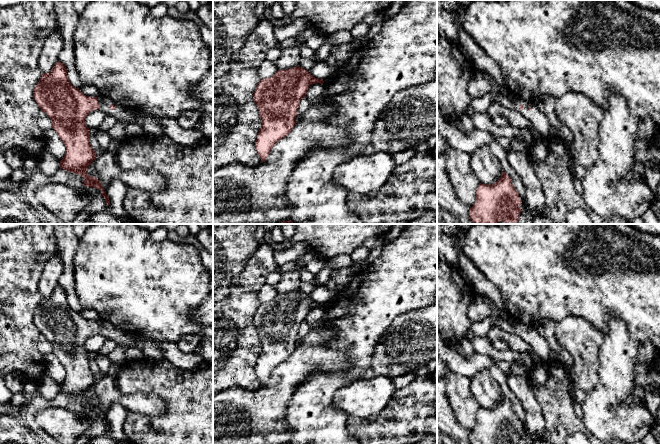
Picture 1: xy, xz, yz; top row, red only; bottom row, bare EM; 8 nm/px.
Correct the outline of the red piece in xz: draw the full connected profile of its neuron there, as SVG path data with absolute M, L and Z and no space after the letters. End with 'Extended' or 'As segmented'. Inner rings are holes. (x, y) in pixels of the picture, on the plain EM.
M296 290L290 293L278 294L273 300L261 303L253 318L253 324L258 331L261 342L261 352L255 366L255 372L261 386L266 384L274 369L286 361L296 349L296 340L300 325L306 320L309 311L316 307L320 307L326 311L332 305L333 299L325 303L317 303L307 294Z. Extended

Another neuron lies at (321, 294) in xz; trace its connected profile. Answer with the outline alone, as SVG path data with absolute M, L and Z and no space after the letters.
M318 285L309 294L310 298L317 303L325 303L336 296L336 293L332 292L325 285Z

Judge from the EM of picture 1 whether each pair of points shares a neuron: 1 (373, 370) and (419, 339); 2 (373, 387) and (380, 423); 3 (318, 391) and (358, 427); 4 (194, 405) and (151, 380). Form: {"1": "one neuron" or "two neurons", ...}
{"1": "one neuron", "2": "two neurons", "3": "two neurons", "4": "one neuron"}

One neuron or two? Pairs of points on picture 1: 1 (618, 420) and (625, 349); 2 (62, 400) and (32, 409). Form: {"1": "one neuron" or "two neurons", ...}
{"1": "one neuron", "2": "one neuron"}

